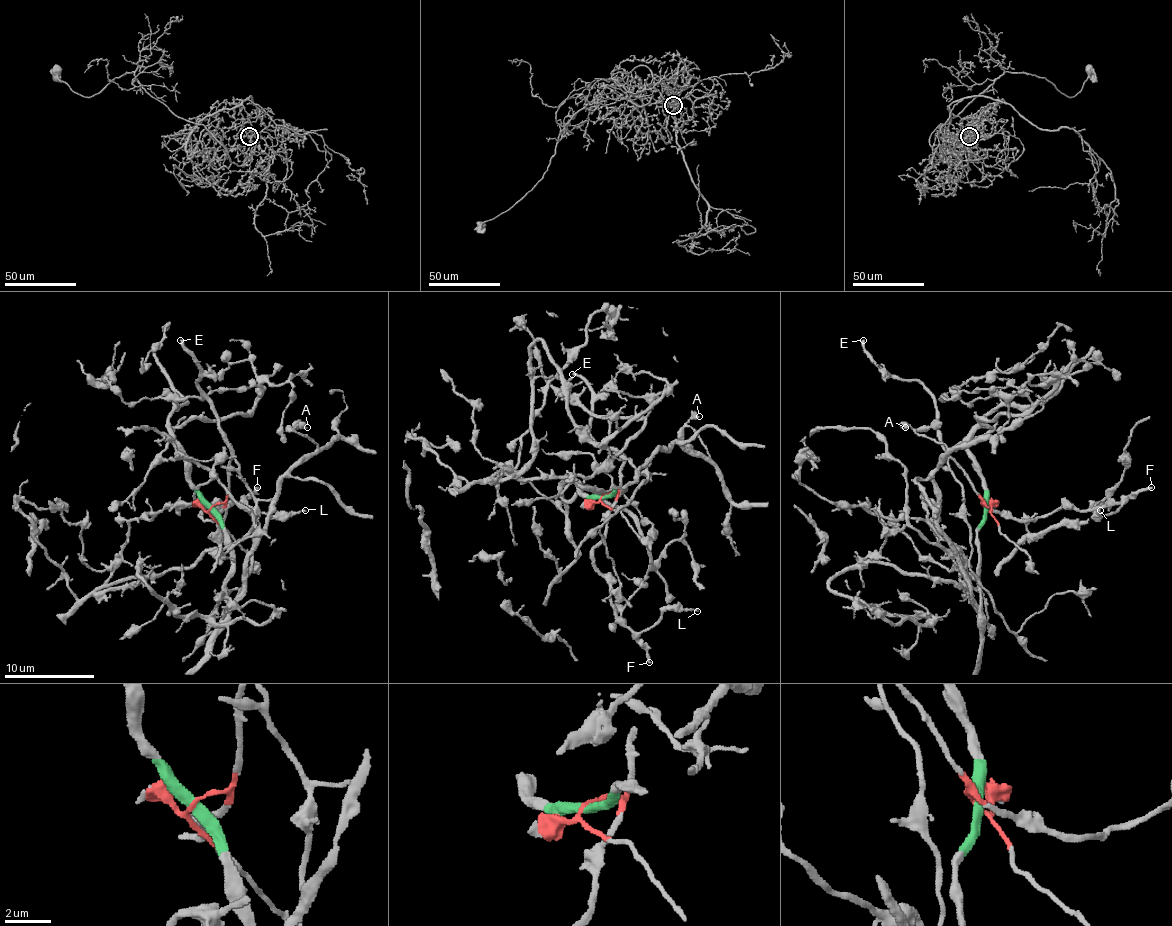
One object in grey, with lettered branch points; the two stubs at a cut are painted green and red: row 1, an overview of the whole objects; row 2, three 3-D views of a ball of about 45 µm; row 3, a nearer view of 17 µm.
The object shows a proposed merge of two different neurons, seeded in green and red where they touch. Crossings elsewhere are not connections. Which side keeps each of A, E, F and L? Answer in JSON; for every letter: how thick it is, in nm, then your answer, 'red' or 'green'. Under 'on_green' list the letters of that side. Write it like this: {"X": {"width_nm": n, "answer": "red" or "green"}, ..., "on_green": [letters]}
{"A": {"width_nm": 480, "answer": "green"}, "E": {"width_nm": 280, "answer": "red"}, "F": {"width_nm": 240, "answer": "red"}, "L": {"width_nm": 180, "answer": "red"}, "on_green": ["A"]}

